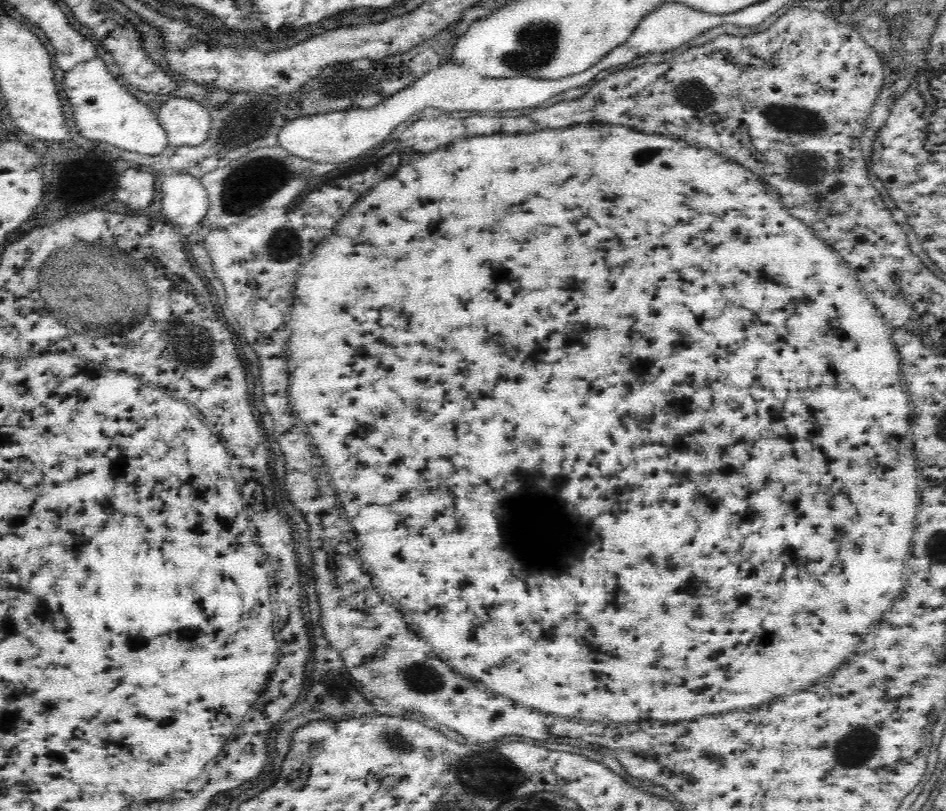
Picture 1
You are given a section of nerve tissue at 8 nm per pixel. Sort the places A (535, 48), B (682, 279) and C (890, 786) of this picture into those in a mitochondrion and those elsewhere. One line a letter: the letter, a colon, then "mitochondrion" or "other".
A: mitochondrion
B: other
C: other

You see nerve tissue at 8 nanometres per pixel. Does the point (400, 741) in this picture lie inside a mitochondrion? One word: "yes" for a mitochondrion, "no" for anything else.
yes

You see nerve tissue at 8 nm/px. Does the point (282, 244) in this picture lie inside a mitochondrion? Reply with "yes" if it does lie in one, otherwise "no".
yes

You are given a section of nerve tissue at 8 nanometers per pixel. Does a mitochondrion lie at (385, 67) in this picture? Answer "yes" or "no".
no

